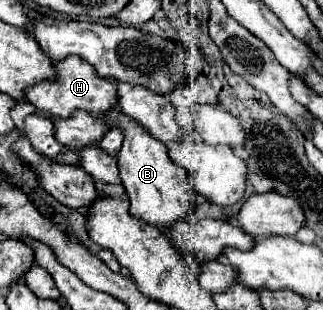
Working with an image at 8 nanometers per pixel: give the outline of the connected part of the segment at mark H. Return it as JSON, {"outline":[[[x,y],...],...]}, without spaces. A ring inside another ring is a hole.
{"outline":[[[71,55],[63,61],[59,61],[55,67],[57,67],[57,75],[59,75],[57,81],[43,81],[39,85],[29,87],[29,91],[27,91],[27,95],[29,95],[27,101],[31,105],[35,105],[37,109],[51,111],[55,117],[69,117],[69,115],[73,115],[75,109],[83,109],[93,115],[103,115],[117,105],[119,95],[117,95],[113,81],[101,79],[93,71],[93,67],[89,67],[89,63],[85,63],[81,57]]]}

